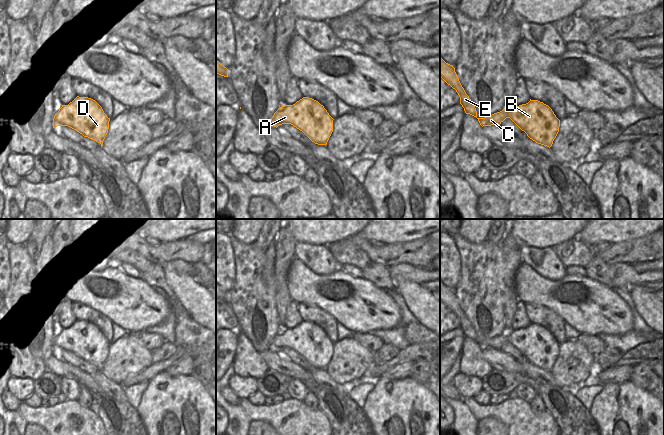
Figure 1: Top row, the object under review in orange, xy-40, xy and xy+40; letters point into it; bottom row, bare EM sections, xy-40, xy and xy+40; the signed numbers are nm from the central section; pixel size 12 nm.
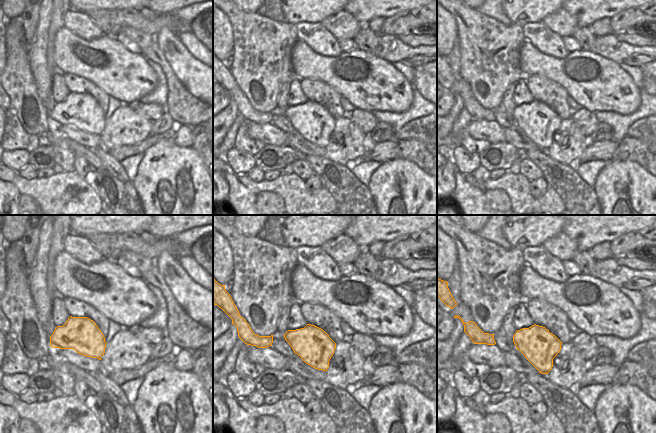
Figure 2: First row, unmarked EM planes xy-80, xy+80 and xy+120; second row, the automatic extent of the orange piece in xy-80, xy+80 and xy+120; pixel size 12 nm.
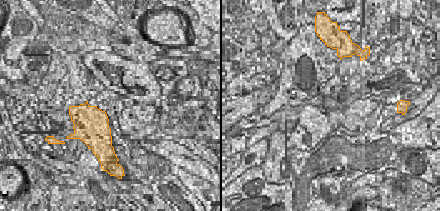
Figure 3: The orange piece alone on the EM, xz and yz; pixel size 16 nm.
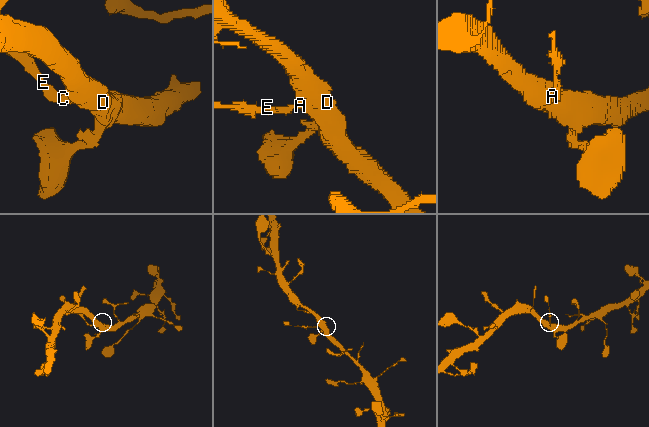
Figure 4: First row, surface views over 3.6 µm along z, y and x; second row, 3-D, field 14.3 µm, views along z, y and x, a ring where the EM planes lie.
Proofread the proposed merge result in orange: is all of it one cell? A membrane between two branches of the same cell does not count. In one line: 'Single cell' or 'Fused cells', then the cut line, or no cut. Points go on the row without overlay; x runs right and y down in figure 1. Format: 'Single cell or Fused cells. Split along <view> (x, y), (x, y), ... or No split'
Fused cells. Split along xy (278, 333), (279, 340), (274, 347), (269, 349)

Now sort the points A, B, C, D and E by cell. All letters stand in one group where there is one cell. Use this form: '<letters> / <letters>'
A B D / C E

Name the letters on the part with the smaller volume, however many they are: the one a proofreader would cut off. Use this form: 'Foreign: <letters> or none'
Foreign: C, E

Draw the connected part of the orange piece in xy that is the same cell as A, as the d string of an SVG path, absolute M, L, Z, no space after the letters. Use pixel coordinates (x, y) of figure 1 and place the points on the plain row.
M303 321L293 329L285 329L280 333L276 347L269 350L278 351L291 348L302 355L312 366L327 369L333 356L333 342L318 325Z

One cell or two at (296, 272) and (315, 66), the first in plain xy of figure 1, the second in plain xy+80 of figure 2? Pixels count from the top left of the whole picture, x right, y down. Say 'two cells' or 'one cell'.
one cell

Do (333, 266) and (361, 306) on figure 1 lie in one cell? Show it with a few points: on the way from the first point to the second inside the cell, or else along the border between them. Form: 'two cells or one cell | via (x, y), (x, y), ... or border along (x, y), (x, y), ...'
two cells | border along (340, 267), (325, 275), (318, 275), (312, 270)

